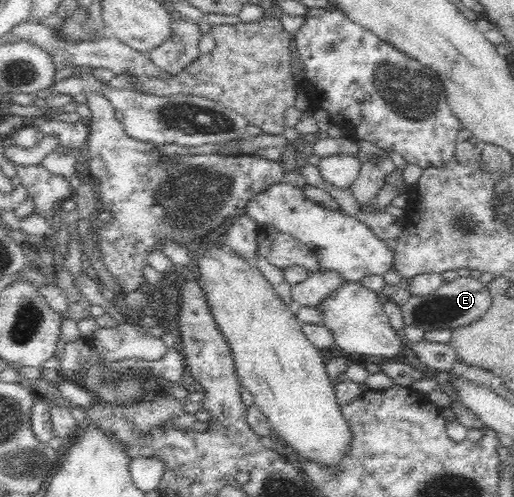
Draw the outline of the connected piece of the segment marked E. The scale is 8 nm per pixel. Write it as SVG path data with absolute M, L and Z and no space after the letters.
M471 275L459 276L456 279L445 282L438 290L427 296L410 296L408 302L401 306L401 315L406 326L416 326L420 330L431 331L434 329L448 328L454 330L460 326L468 326L476 322L492 304L492 298L488 287Z

